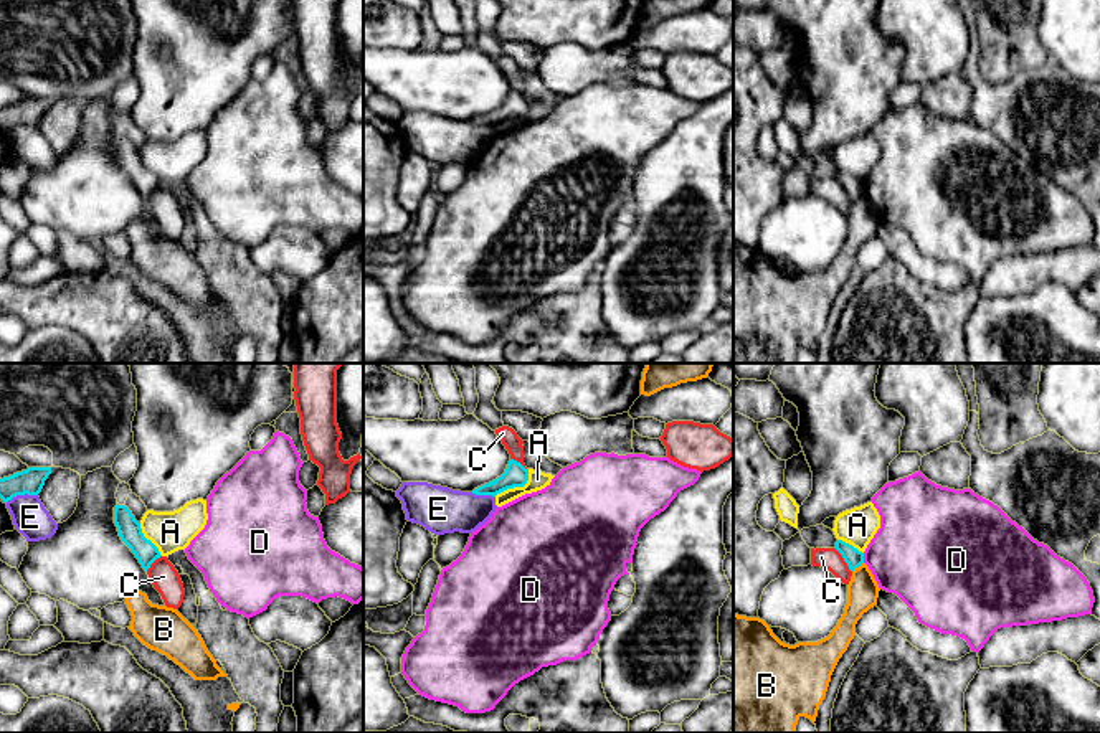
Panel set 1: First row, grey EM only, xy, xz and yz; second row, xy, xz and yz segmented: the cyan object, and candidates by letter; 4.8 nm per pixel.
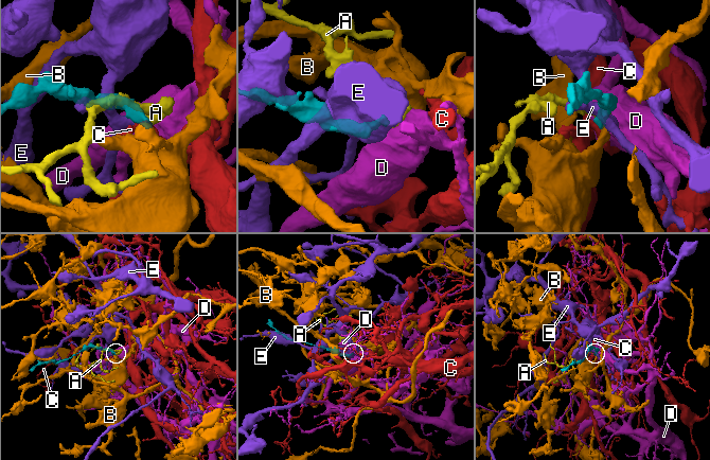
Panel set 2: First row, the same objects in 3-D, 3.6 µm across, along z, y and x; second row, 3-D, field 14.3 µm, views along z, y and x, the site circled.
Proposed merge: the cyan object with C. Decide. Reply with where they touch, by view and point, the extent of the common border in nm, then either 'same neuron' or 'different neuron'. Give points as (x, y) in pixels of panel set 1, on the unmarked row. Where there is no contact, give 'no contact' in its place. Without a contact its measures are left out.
contact yz (844, 190); length 150 nm; different neuron

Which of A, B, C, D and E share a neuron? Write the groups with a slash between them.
A / B / C / D / E

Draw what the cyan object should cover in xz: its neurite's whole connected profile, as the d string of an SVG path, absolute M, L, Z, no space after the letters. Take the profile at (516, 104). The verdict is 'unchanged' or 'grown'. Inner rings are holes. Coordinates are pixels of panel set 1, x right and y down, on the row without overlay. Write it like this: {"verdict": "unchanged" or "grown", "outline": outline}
{"verdict": "unchanged", "outline": "M510 89L505 102L500 107L474 119L472 124L495 127L497 124L507 119L524 117L527 111L529 111L529 99L525 99L520 92Z"}

